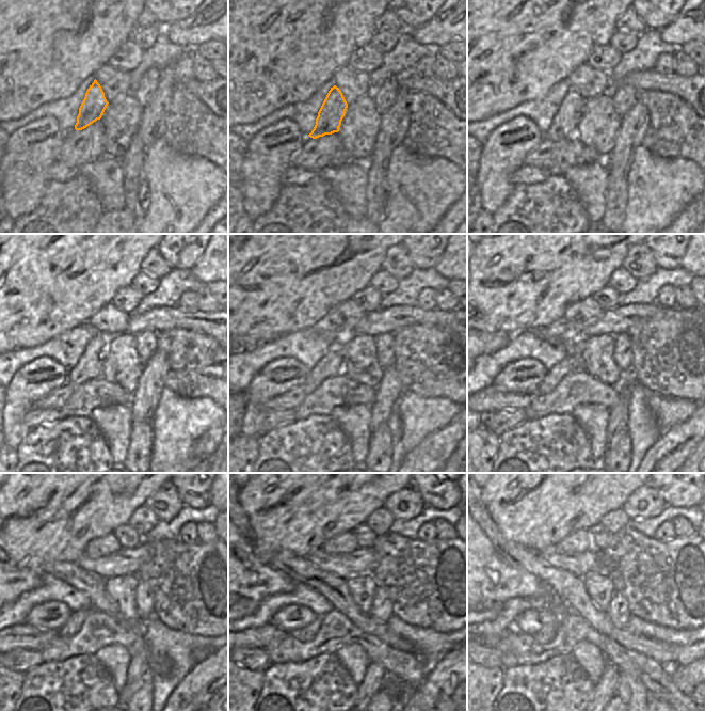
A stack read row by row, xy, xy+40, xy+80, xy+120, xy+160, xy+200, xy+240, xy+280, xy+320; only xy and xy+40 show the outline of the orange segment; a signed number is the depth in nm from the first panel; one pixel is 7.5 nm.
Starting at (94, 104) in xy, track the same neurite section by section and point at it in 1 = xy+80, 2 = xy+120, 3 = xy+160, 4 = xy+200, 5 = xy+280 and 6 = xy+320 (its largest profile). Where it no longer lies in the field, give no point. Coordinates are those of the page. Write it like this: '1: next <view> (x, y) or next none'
1: next xy+80 (565, 122)
2: next xy+120 (90, 365)
3: next xy+160 (332, 364)
4: next xy+200 (555, 375)
5: next xy+280 (307, 633)
6: next xy+320 (545, 635)

